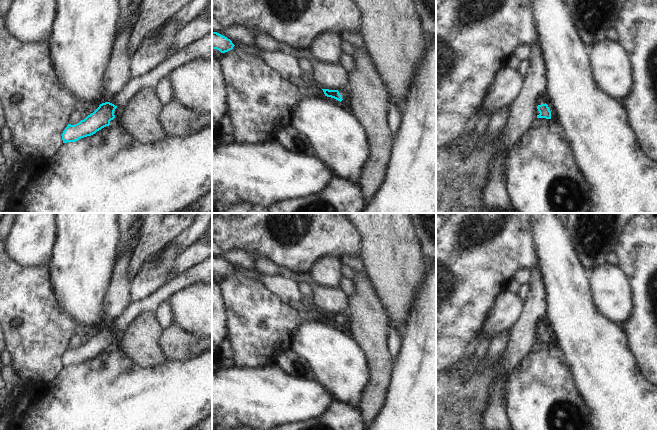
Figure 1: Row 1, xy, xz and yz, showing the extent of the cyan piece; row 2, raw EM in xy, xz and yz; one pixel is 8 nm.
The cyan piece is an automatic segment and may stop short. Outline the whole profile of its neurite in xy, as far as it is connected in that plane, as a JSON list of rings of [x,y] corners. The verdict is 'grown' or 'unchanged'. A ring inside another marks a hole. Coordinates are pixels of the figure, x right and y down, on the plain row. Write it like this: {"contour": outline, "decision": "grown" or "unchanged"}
{"contour": [[[212,255],[199,264],[176,274],[149,297],[139,302],[131,302],[113,322],[112,327],[102,327],[84,344],[75,349],[68,348],[62,357],[63,367],[78,365],[109,350],[110,345],[115,342],[114,335],[117,331],[124,331],[139,314],[154,312],[160,303],[168,300],[177,291],[193,284],[212,285]]], "decision": "grown"}

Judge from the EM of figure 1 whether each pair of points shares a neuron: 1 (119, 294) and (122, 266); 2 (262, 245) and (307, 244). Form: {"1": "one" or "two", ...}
{"1": "one", "2": "one"}

